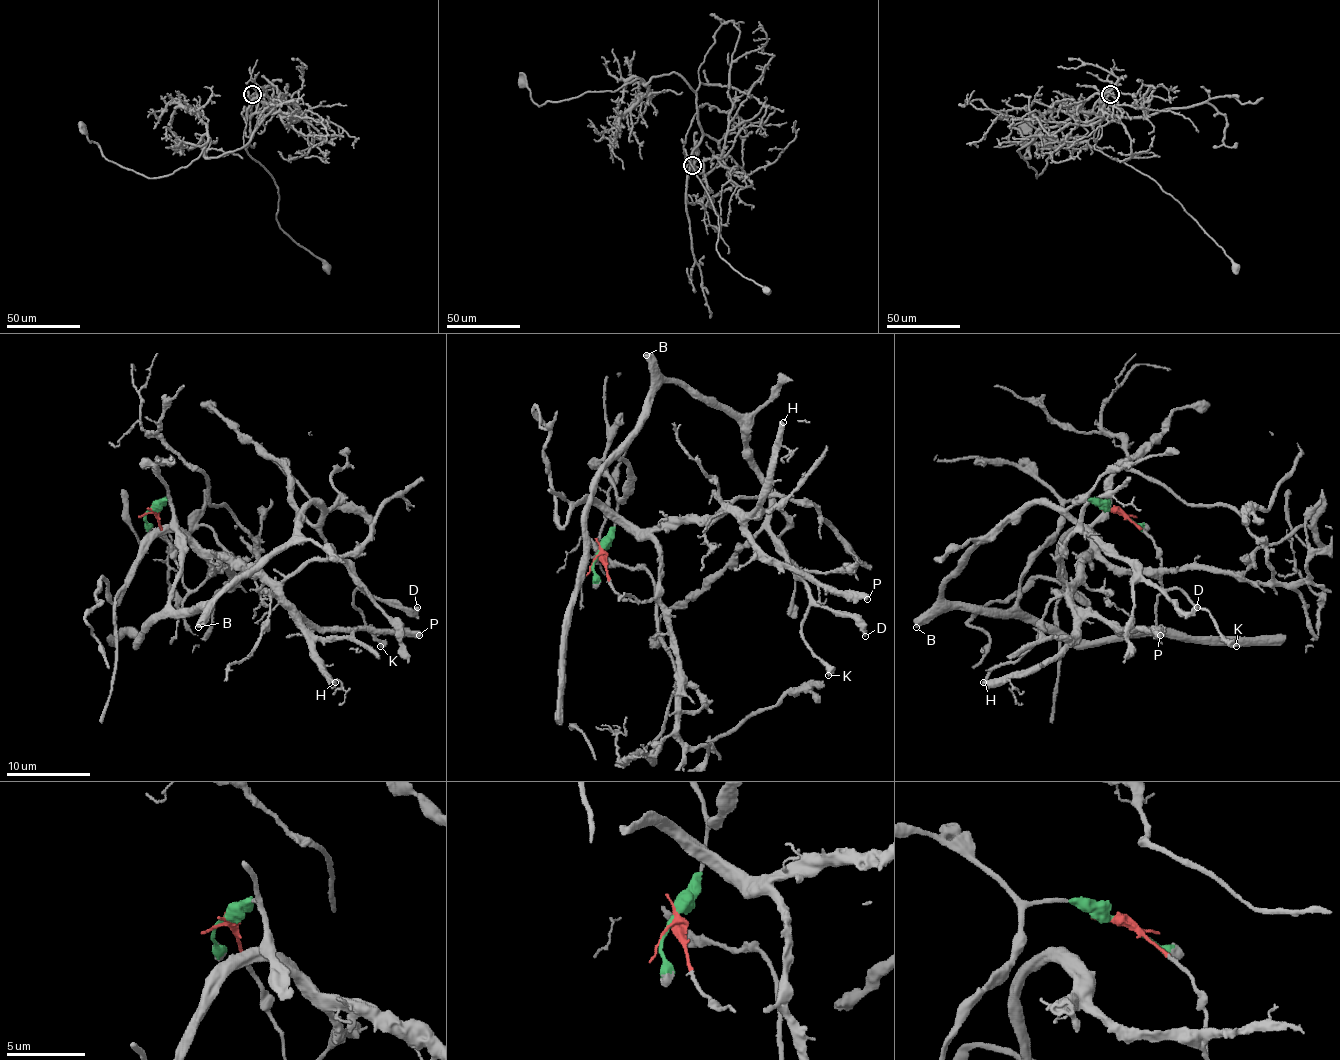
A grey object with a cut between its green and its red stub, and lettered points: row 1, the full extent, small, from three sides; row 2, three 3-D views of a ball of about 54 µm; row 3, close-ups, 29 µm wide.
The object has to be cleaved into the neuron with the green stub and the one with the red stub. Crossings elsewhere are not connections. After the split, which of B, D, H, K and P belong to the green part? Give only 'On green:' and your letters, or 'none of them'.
On green: B, D, K

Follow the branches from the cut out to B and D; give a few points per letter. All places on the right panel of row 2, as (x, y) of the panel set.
B: (1114, 511), (1067, 501), (1063, 526), (1029, 566), (1014, 604), (1006, 610), (932, 612), (915, 627)
D: (1114, 511), (1067, 501), (1010, 608), (943, 596), (1038, 503), (1181, 612), (1196, 606)

